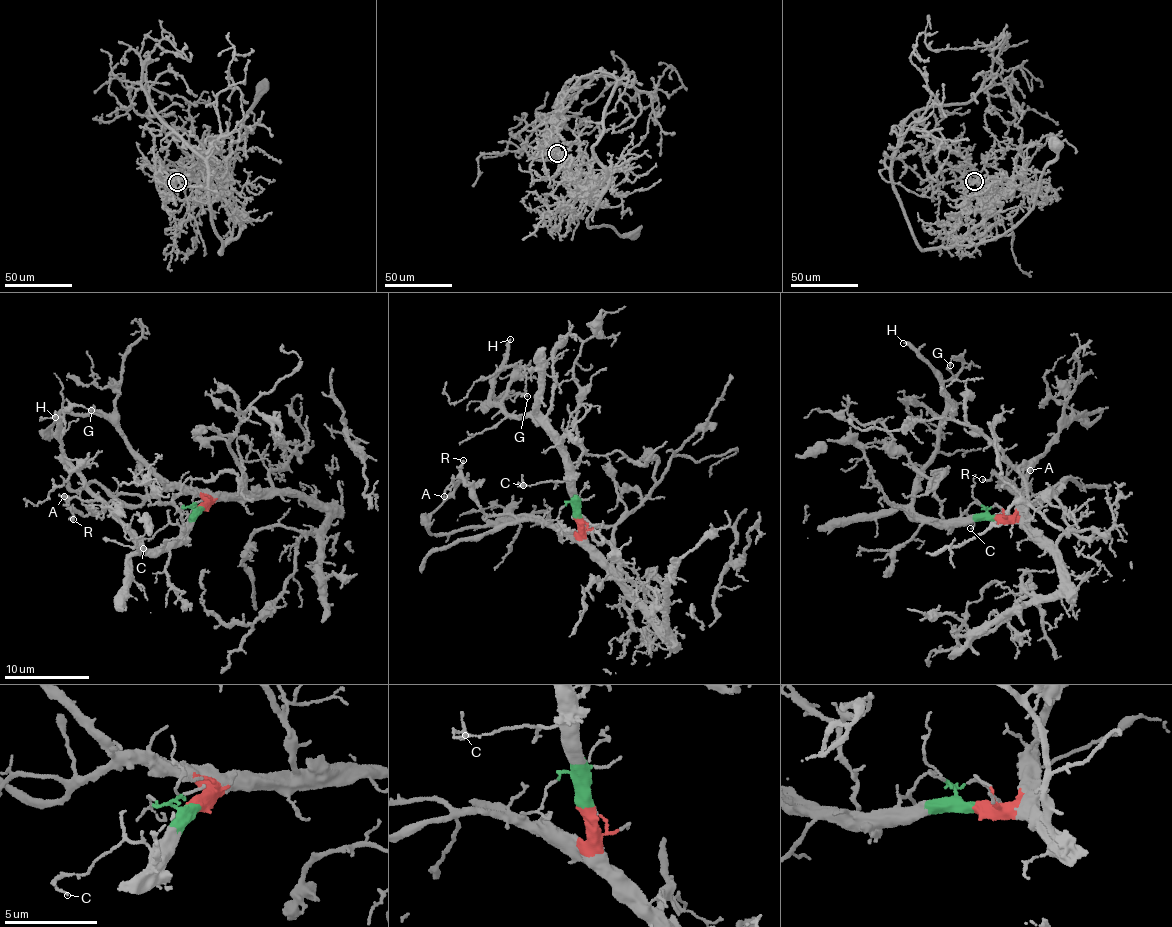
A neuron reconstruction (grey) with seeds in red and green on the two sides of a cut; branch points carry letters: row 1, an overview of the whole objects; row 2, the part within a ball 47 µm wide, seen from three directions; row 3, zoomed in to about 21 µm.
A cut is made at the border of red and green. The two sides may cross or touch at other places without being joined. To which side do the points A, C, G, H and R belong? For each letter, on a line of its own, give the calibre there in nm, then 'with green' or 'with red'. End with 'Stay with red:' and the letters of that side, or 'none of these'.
A: 150 nm | with red
C: 110 nm | with green
G: 90 nm | with green
H: 280 nm | with green
R: 110 nm | with red
Stay with red: A, R

